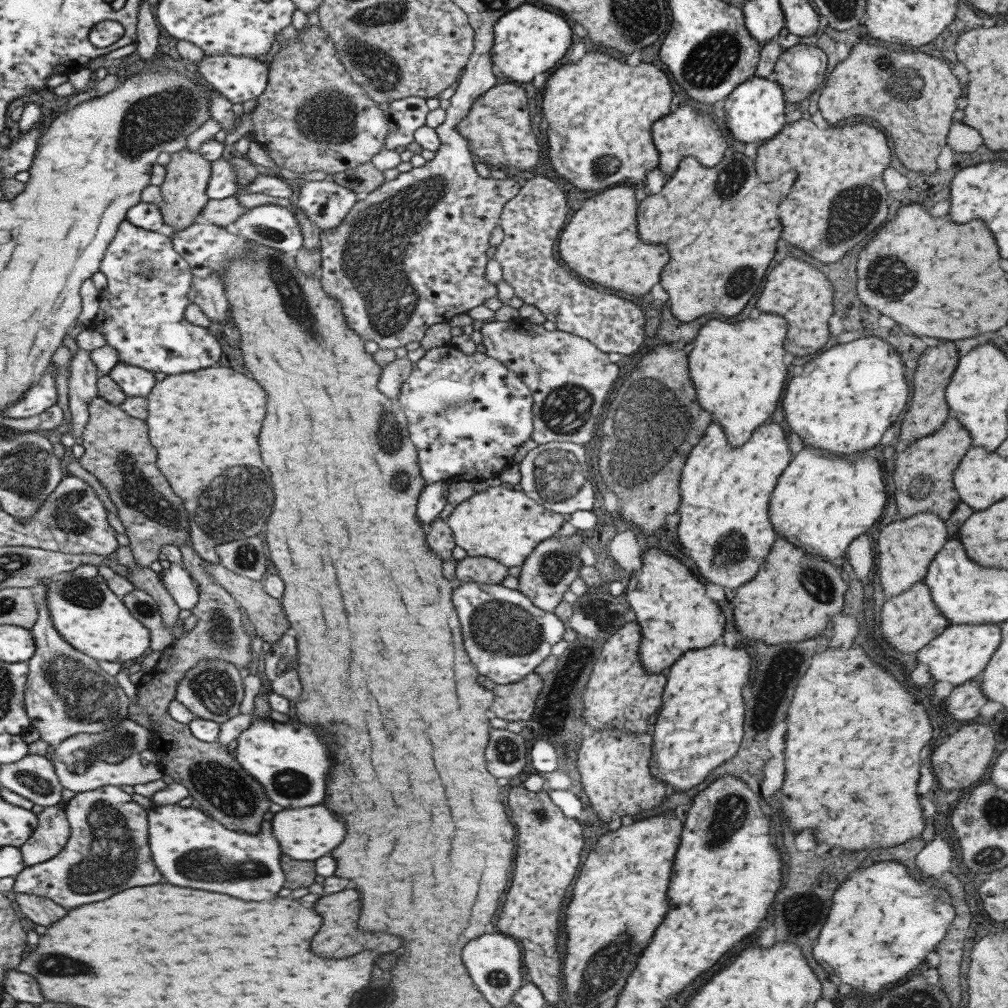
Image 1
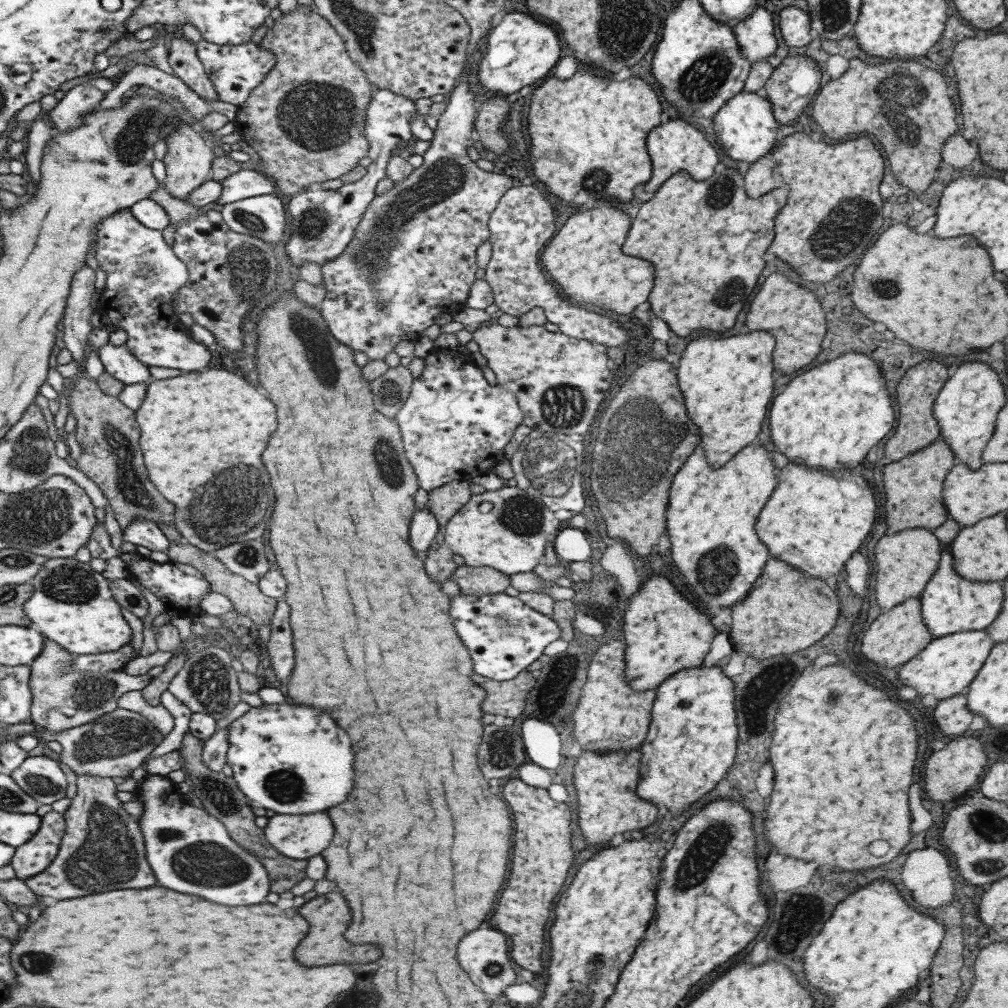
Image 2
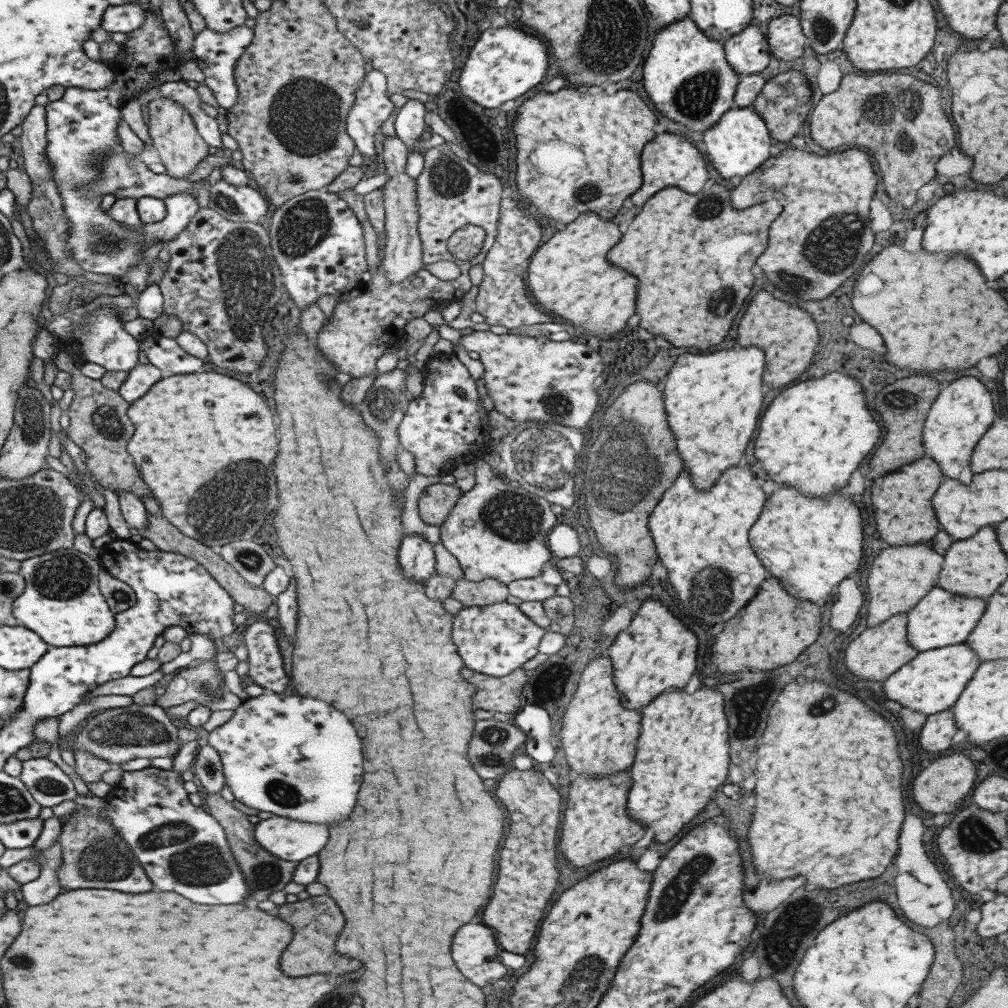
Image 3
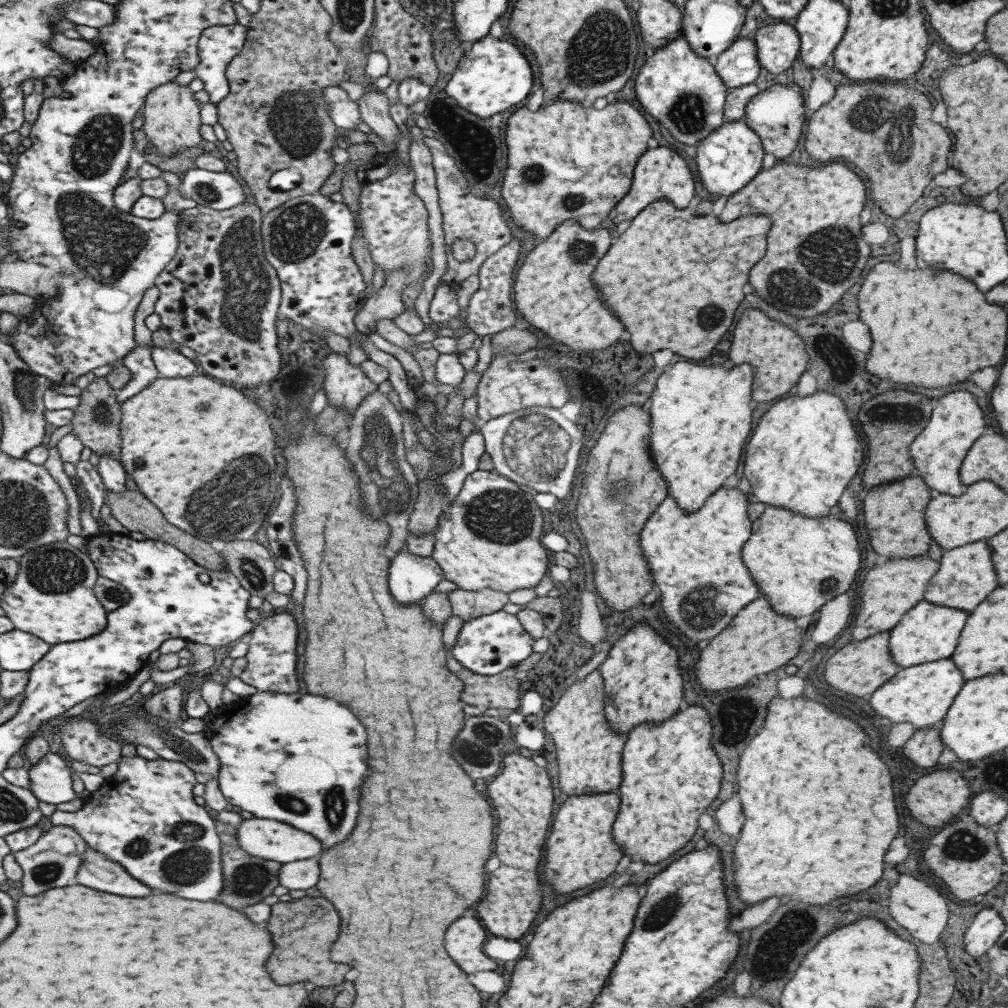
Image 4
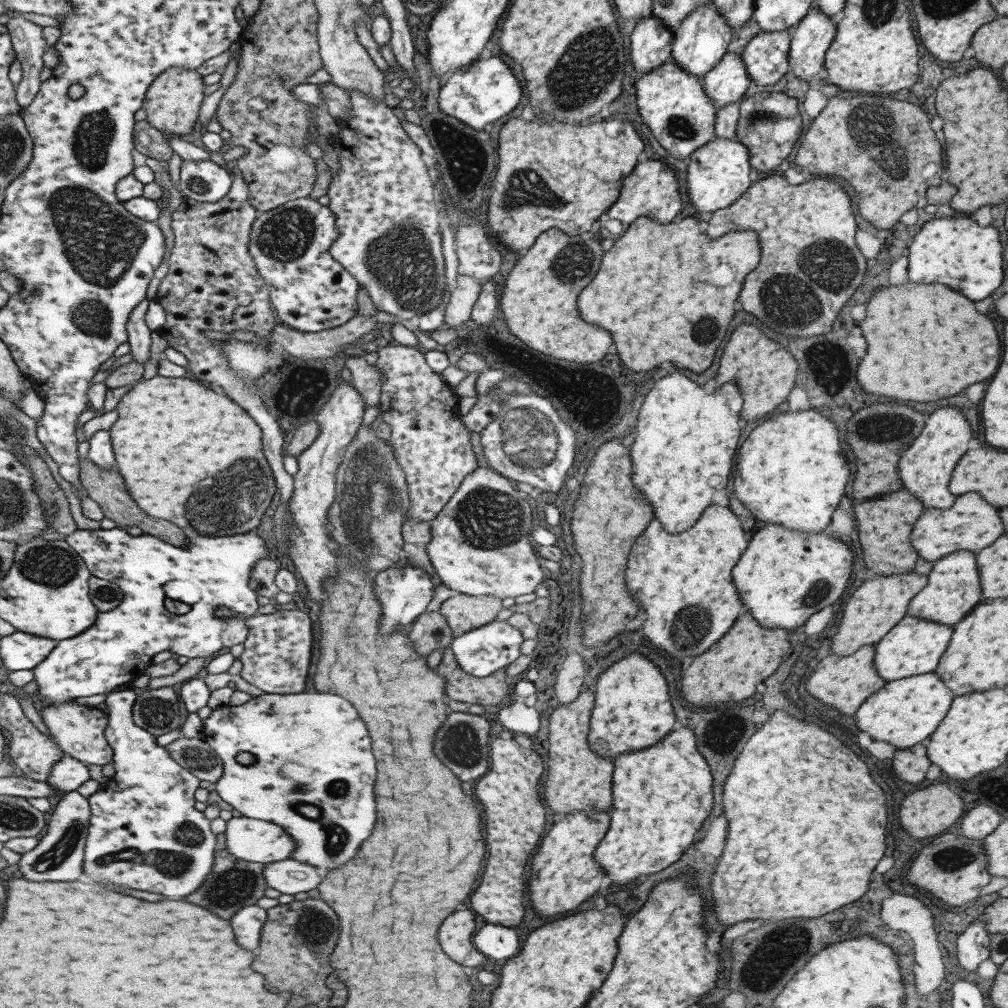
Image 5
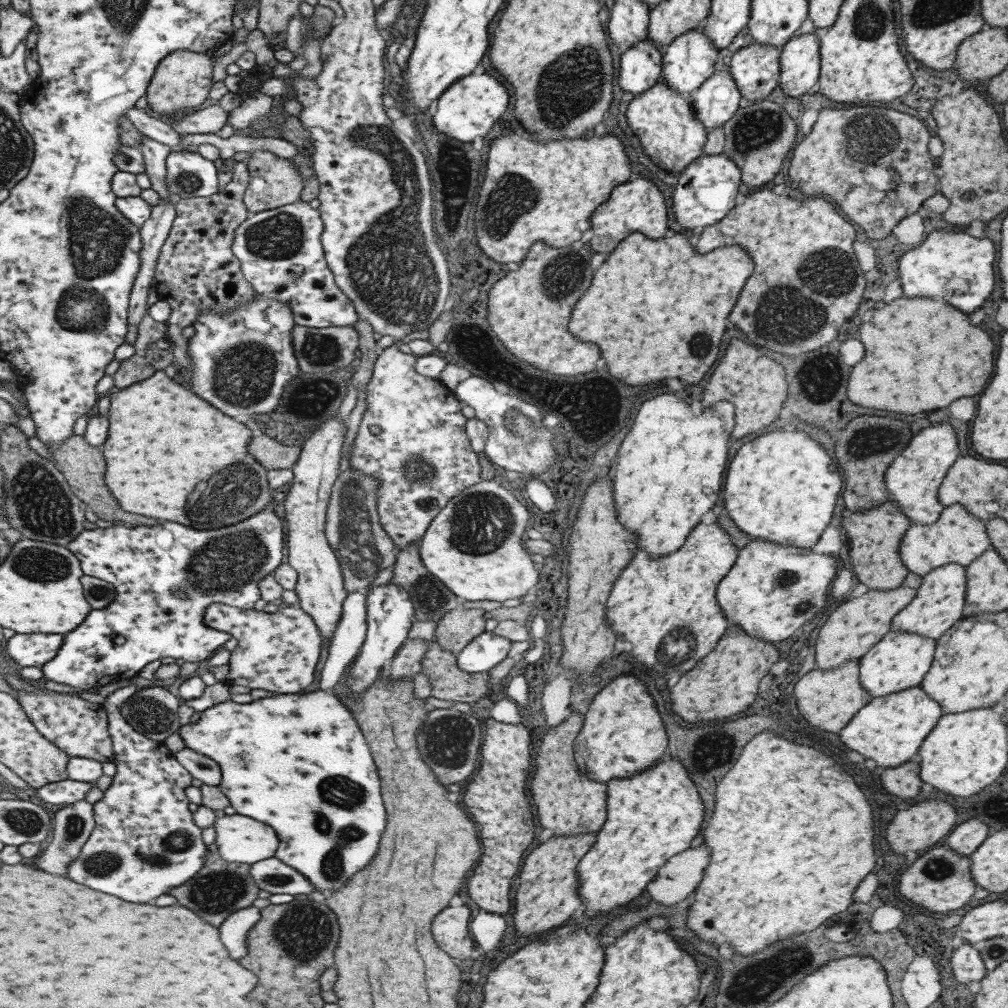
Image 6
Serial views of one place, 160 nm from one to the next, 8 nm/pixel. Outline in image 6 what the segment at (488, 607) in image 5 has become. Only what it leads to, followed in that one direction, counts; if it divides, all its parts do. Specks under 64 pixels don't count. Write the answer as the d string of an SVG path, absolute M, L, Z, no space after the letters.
M457 606L442 614L436 622L434 641L443 650L456 655L466 644L484 631L485 618L481 609L463 609Z

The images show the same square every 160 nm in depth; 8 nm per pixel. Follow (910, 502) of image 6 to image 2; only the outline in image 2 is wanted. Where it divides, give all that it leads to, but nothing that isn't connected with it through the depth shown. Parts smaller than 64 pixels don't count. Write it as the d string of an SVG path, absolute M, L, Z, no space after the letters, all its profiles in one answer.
M981 362L961 364L953 376L942 385L933 401L933 418L940 438L949 447L957 462L975 470L982 465L980 454L994 431L997 413L1005 404L1003 386L993 370Z

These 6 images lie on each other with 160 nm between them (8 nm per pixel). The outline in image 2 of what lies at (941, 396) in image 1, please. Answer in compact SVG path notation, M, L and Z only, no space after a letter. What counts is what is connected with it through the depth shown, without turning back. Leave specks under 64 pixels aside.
M919 362L913 368L909 368L905 376L897 382L893 400L895 404L898 400L899 404L898 424L895 424L895 432L883 446L884 453L880 456L882 463L895 462L916 450L923 449L939 437L940 431L932 415L932 404L945 380L947 380L945 366L937 362Z

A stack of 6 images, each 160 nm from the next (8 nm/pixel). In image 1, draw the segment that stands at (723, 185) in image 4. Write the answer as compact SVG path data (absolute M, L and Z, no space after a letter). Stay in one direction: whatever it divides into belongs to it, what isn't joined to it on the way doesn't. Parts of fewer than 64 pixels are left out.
M751 76L745 82L738 84L723 102L723 116L729 134L739 142L763 144L785 125L785 96L781 87L770 78Z

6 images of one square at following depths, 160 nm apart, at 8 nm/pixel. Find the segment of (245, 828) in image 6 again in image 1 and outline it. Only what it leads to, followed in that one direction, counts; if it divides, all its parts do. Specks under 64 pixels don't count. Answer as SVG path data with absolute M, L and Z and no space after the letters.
M323 806L303 808L289 808L278 811L272 816L270 829L273 838L277 841L278 847L283 855L293 860L303 862L315 861L323 855L327 855L341 842L341 836L345 834L345 826Z

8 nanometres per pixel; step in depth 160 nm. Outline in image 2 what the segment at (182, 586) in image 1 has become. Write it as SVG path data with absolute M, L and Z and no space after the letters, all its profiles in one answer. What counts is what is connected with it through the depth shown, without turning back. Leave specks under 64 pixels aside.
M133 520L125 530L121 532L124 542L131 542L144 552L159 550L166 554L168 540L153 524L147 520Z

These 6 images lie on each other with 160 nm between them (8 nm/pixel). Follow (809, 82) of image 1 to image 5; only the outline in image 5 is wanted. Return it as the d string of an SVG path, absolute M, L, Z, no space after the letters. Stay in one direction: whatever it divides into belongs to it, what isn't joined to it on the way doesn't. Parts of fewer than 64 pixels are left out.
M781 91L755 93L743 100L733 139L747 147L750 167L757 172L772 173L773 169L789 156L793 144L799 140L801 117L796 104L793 97L787 97Z

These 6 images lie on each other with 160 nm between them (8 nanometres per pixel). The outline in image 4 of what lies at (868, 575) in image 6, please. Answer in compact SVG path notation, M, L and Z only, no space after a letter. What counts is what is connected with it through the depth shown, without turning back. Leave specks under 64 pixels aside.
M912 473L901 480L872 486L865 489L865 492L861 506L865 530L873 552L888 559L925 554L931 540L924 520L924 510L933 492L922 478Z

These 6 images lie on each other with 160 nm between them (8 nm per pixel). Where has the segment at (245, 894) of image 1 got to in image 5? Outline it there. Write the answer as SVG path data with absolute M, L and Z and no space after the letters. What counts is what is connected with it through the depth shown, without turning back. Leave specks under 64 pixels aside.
M125 688L120 691L111 691L105 693L106 708L106 727L104 728L104 737L112 750L112 759L110 760L114 773L104 783L100 784L100 789L91 794L86 799L88 800L88 807L90 808L90 817L87 827L86 841L84 842L83 851L83 865L81 870L87 878L91 878L93 882L101 882L101 884L113 884L113 886L121 886L121 888L129 888L129 890L143 890L143 892L155 892L155 894L163 894L169 898L177 896L185 896L189 892L193 892L197 886L209 876L213 866L213 849L216 843L216 836L209 830L209 820L207 820L202 812L193 808L195 802L193 793L195 789L199 788L199 779L193 776L192 773L181 768L166 751L165 747L158 746L155 743L155 737L145 729L139 728L132 721L132 704L134 703L137 691L133 688Z

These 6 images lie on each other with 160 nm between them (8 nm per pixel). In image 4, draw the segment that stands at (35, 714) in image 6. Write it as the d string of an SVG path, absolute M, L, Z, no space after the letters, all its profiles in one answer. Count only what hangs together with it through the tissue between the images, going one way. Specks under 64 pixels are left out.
M70 716L60 725L60 742L73 760L97 766L111 764L121 756L119 742L103 736L99 724L89 716Z

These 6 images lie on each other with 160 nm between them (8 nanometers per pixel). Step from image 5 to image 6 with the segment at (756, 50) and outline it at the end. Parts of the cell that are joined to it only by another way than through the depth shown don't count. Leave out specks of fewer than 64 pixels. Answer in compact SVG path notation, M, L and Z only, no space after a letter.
M753 42L731 55L728 73L744 103L762 100L778 85L780 48Z

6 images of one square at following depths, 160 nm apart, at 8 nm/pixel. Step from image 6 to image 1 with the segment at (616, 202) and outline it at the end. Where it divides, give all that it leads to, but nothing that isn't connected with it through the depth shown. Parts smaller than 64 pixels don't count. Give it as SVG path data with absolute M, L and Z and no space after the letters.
M681 104L675 111L654 121L650 128L650 135L653 146L658 152L658 168L662 174L671 175L676 171L681 159L686 156L692 156L701 166L711 168L723 160L727 149L726 139L721 135L713 119L689 105Z

